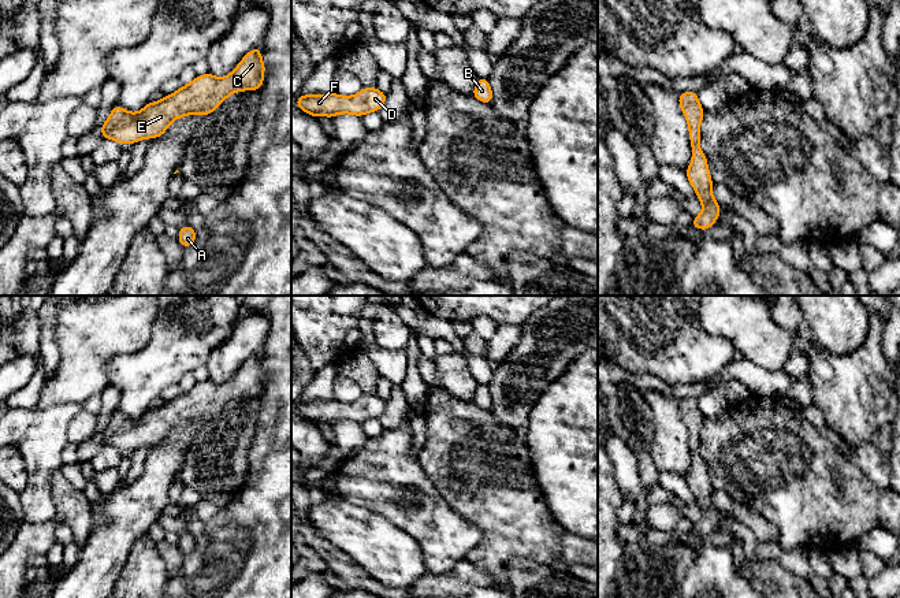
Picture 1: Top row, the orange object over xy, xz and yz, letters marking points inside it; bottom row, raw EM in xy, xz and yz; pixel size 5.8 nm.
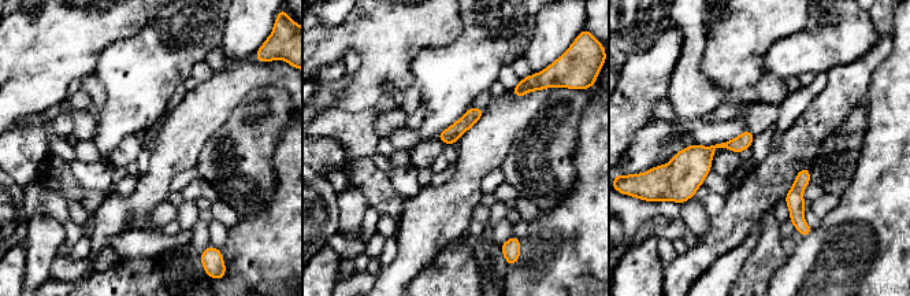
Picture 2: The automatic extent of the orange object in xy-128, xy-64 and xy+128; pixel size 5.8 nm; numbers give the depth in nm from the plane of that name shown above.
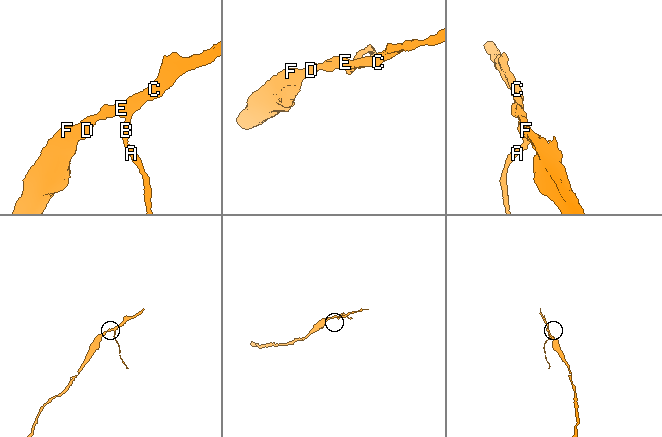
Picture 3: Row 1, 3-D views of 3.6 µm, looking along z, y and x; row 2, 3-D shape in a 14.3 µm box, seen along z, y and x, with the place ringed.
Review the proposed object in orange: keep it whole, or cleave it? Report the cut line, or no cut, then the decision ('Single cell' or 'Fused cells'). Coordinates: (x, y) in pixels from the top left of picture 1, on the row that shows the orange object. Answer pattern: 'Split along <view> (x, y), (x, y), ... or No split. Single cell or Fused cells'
No split. Single cell

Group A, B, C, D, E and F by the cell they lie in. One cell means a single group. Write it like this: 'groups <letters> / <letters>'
groups A B C D E F

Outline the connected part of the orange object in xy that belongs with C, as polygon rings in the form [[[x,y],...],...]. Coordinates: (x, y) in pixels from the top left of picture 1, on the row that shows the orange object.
[[[259,45],[226,77],[217,78],[211,73],[196,77],[172,94],[148,103],[140,112],[127,112],[115,105],[100,126],[103,140],[111,138],[118,144],[133,145],[145,138],[157,138],[175,119],[191,114],[208,116],[233,93],[259,90],[264,82],[264,71]]]

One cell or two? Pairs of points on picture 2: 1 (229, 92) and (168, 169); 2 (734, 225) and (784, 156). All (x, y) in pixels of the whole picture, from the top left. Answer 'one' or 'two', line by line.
1: one
2: one

